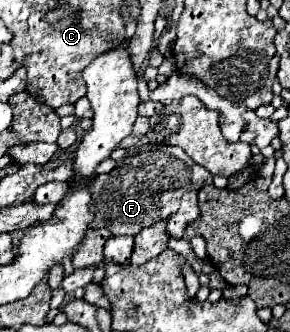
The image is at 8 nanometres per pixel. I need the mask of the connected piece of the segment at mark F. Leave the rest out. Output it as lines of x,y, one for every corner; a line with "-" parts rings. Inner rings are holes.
140,144
126,150
126,156
116,162
114,170
96,176
88,190
92,202
88,206
94,220
92,228
108,228
114,236
136,236
142,228
148,228
160,220
166,220
180,206
180,198
188,188
200,190
212,182
212,174
190,160
190,156
178,146
166,144

